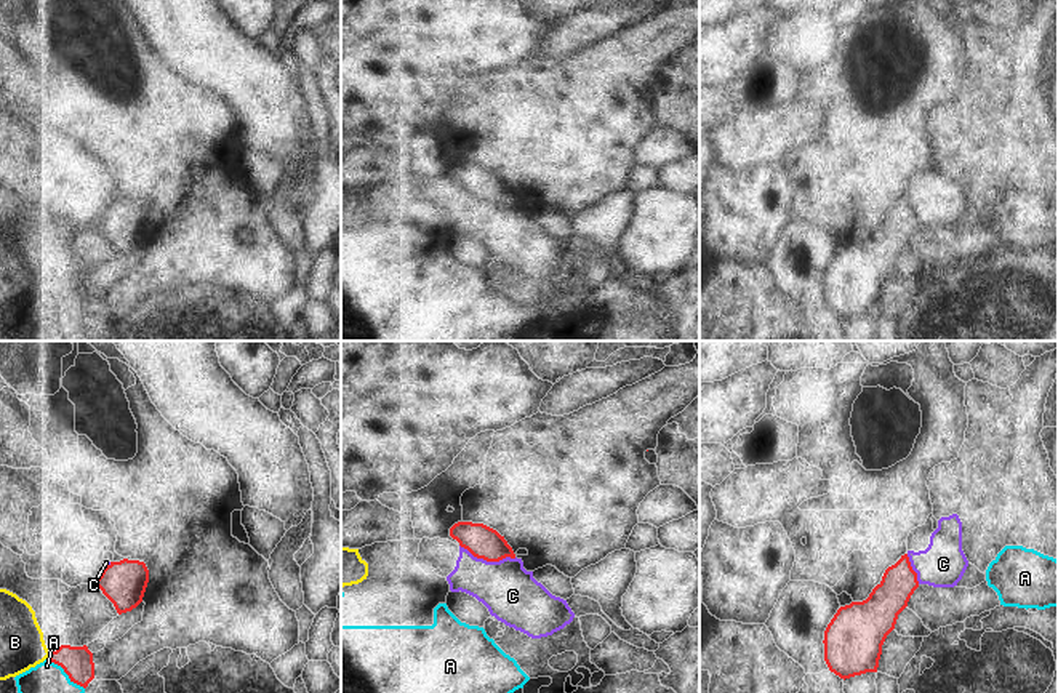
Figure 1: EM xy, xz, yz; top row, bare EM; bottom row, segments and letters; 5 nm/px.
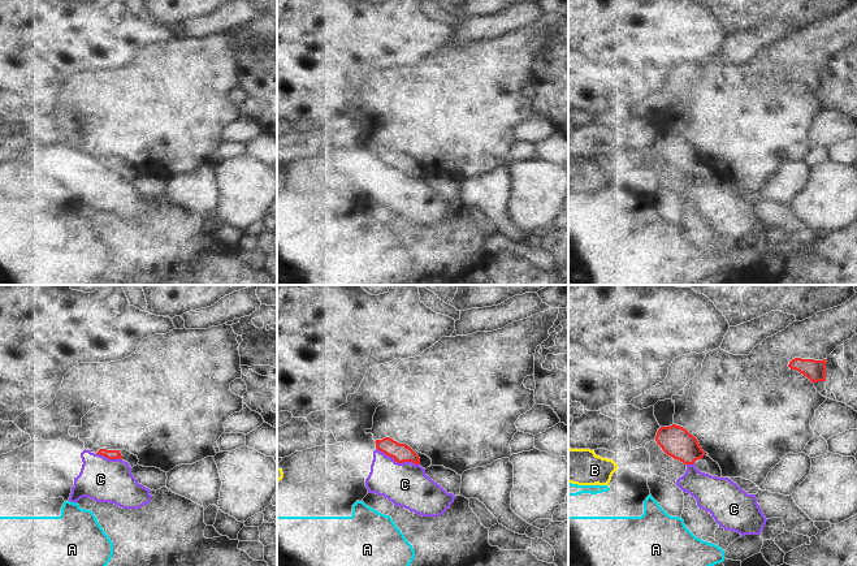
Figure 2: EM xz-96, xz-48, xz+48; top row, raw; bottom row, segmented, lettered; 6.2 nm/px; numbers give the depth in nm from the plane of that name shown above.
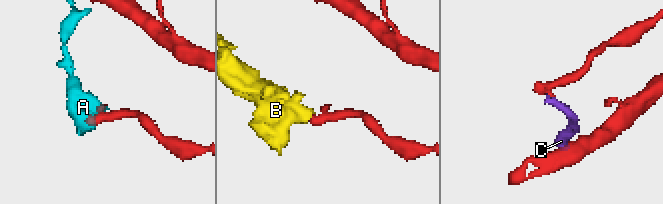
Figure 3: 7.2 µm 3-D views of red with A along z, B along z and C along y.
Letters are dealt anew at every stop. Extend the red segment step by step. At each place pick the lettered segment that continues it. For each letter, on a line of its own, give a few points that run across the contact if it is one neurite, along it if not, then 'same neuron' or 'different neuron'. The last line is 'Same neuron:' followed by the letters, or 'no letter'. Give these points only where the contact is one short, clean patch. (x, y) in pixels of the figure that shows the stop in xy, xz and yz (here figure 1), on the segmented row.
A: xy (47, 658), (56, 663), (84, 688) | different neuron
B: xy (50, 653), (47, 656) | different neuron
C: xz (460, 544), (487, 560), (516, 557) | different neuron
Same neuron: no letter

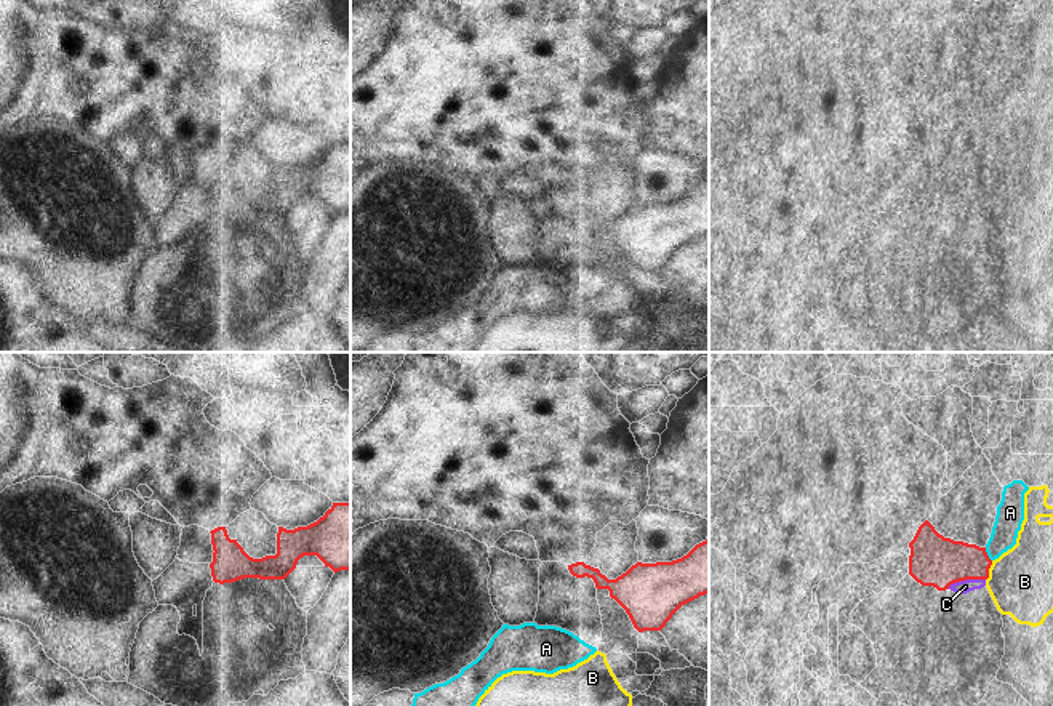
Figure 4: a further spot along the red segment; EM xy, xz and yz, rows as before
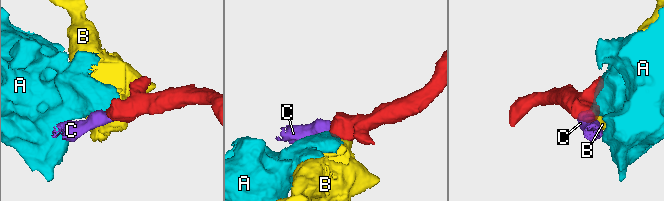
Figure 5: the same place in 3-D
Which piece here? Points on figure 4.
A: yz (984, 548), (991, 561) | different neuron
B: yz (992, 561), (986, 580) | different neuron
C: yz (935, 561), (951, 564), (965, 578), (965, 586) | same neuron
Same neuron: C

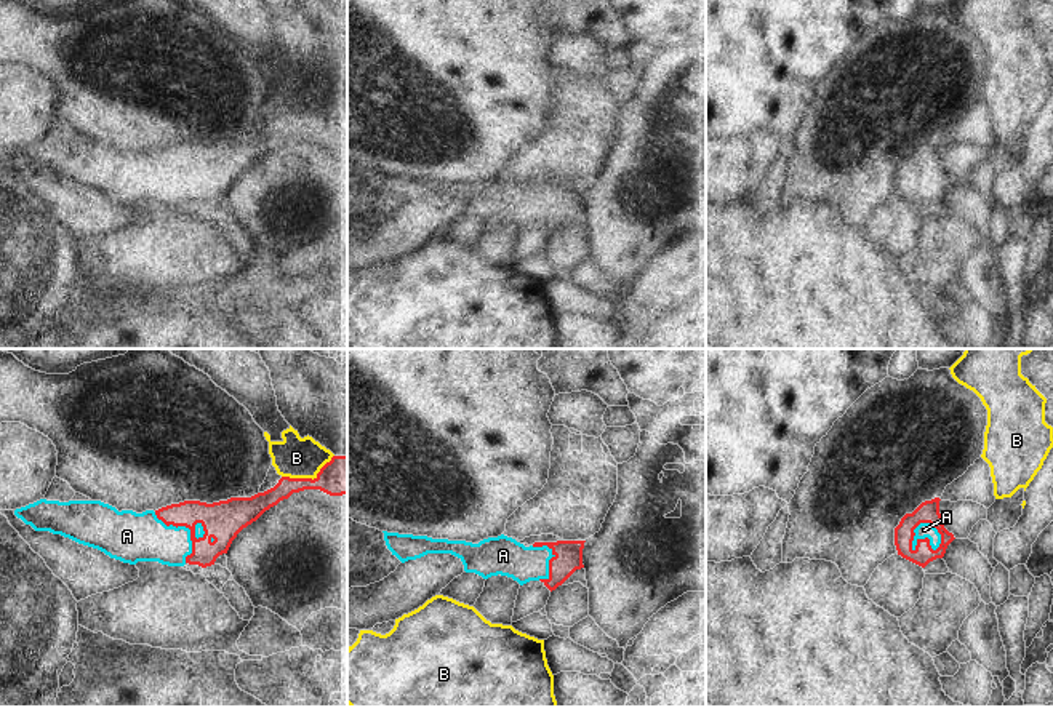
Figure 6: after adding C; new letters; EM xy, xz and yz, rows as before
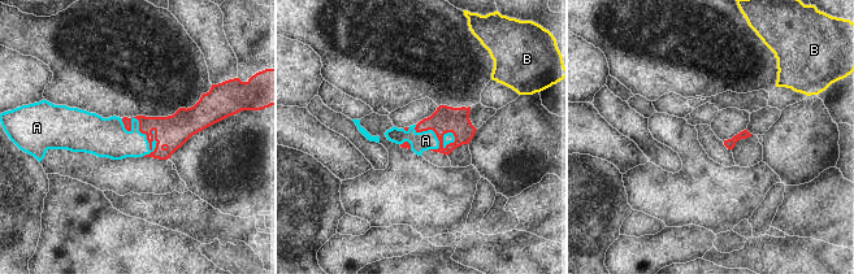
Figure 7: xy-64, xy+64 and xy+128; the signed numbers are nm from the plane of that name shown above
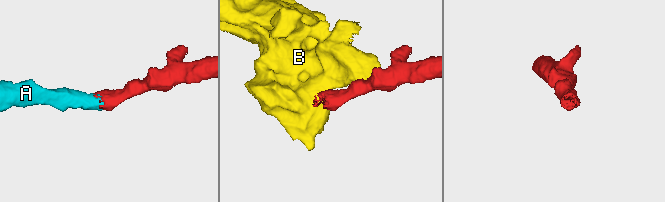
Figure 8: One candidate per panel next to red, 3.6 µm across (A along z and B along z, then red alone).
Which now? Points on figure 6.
A: same neuron
B: xy (333, 455), (312, 479), (282, 477) | different neuron
Same neuron: A

